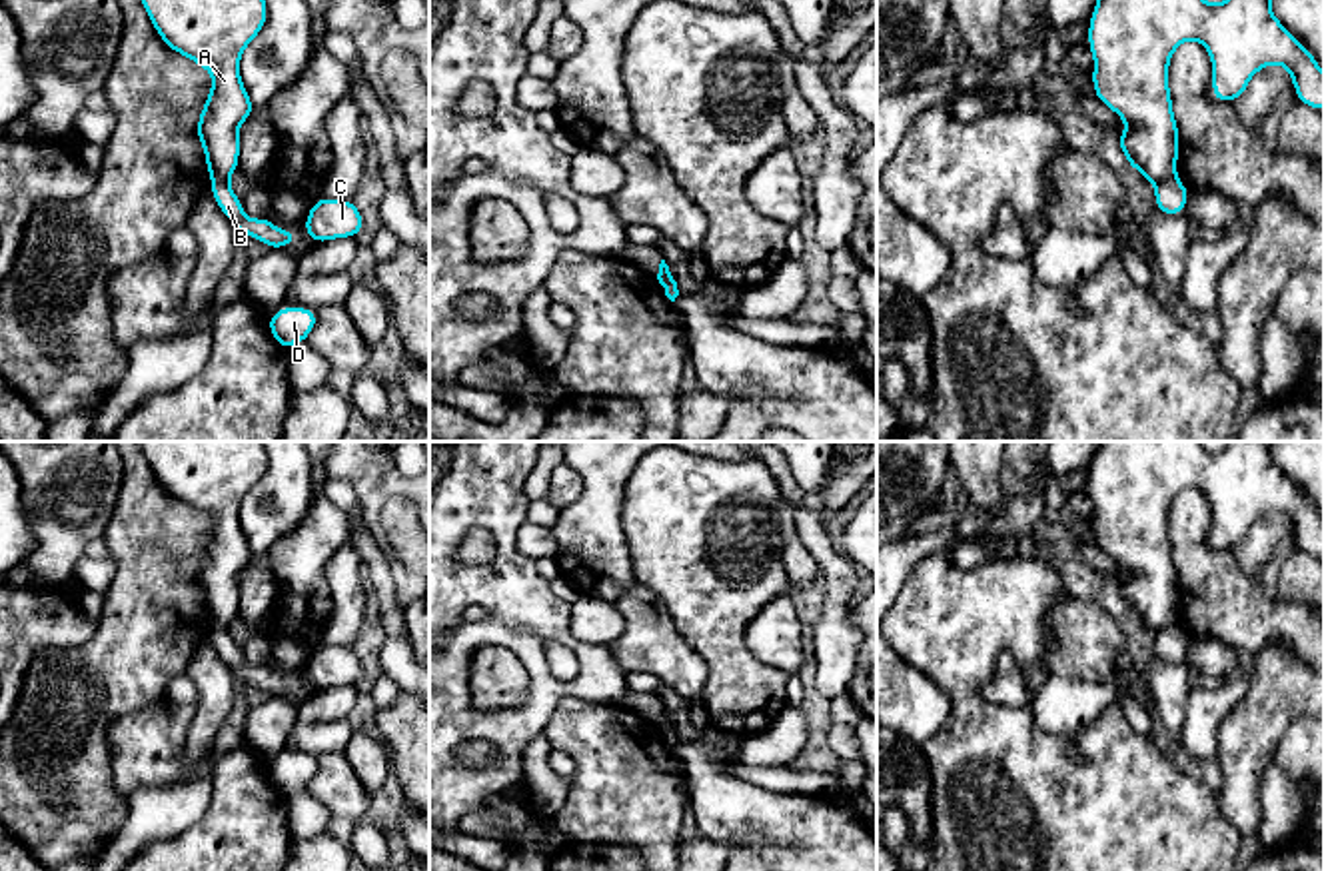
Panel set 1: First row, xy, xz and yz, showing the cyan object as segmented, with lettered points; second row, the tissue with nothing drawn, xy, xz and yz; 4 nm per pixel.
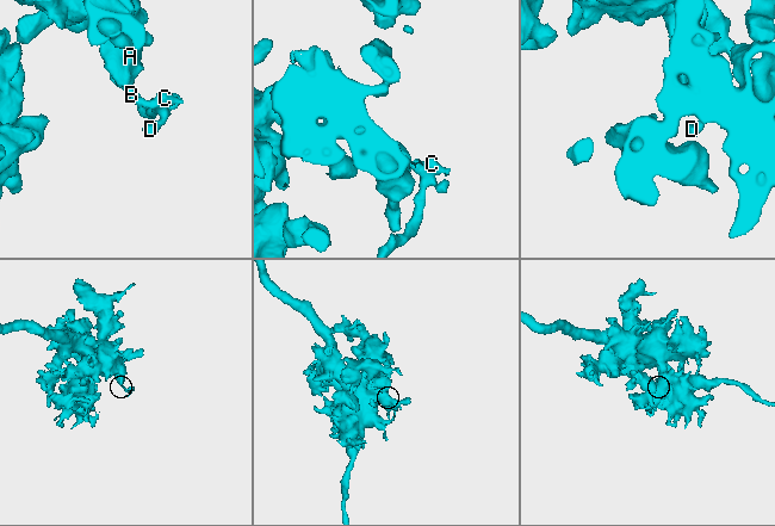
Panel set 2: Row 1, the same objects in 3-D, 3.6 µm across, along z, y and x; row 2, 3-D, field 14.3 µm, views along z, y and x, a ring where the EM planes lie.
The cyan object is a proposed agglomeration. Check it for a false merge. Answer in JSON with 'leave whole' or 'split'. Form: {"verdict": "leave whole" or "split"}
{"verdict": "split"}

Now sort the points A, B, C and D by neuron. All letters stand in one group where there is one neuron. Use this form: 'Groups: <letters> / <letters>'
Groups: A / B C D

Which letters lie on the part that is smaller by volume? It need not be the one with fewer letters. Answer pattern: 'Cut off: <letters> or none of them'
Cut off: B, C, D

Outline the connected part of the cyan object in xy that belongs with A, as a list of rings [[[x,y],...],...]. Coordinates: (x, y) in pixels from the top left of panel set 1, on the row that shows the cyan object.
[[[140,0],[164,44],[212,74],[196,134],[212,182],[228,182],[240,162],[238,128],[256,112],[240,78],[240,56],[268,22],[266,0]]]

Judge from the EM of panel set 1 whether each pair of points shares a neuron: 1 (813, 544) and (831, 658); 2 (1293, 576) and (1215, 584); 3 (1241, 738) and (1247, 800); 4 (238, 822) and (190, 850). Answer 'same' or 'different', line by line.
1: same
2: different
3: same
4: same

